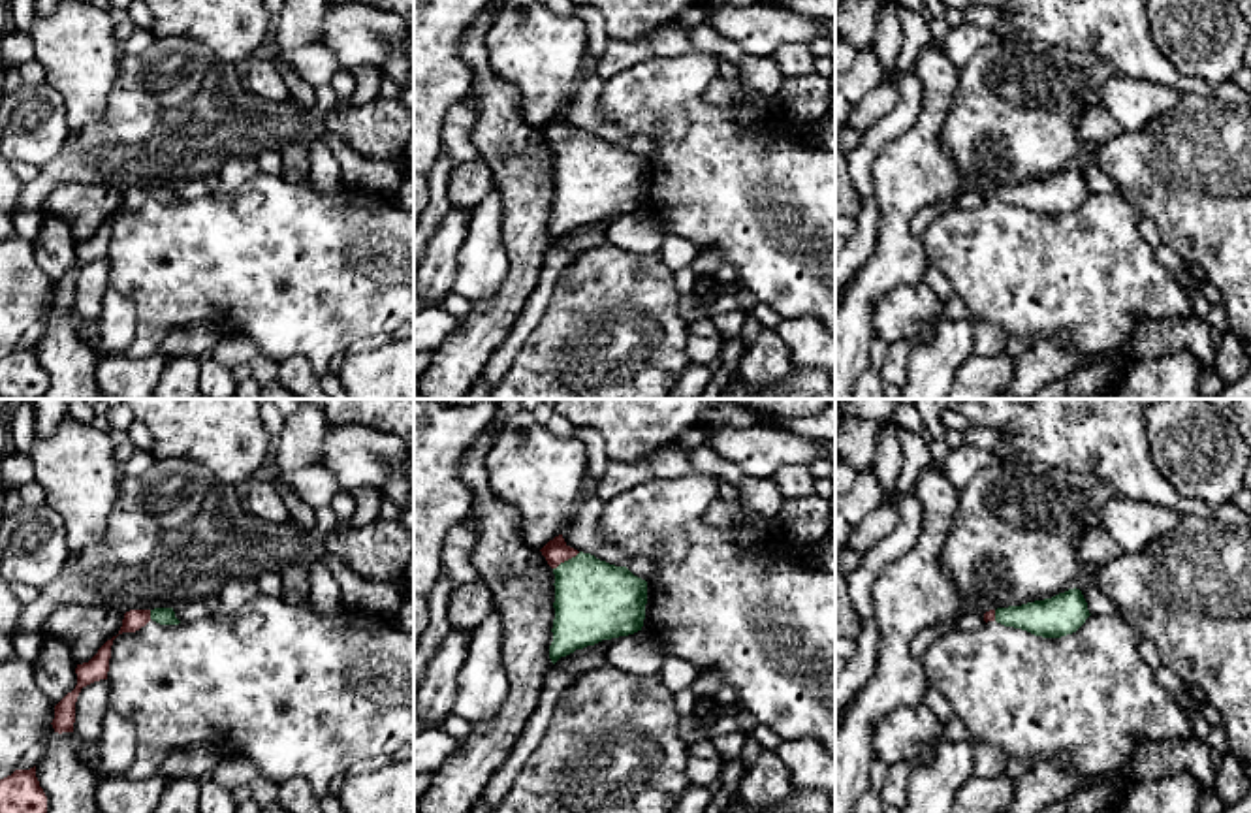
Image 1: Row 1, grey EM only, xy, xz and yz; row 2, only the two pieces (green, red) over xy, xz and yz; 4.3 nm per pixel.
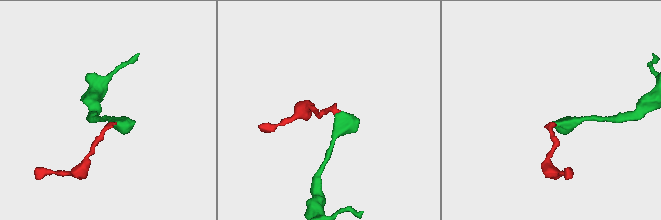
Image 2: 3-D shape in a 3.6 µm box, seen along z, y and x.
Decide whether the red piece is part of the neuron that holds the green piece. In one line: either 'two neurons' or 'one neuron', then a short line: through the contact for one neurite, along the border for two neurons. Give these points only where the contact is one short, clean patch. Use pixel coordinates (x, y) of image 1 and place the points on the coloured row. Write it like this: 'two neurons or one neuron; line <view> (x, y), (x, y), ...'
one neuron; line xz (595, 601), (569, 559), (555, 552)

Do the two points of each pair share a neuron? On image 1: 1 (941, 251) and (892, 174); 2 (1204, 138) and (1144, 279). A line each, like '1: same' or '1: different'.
1: different
2: different

